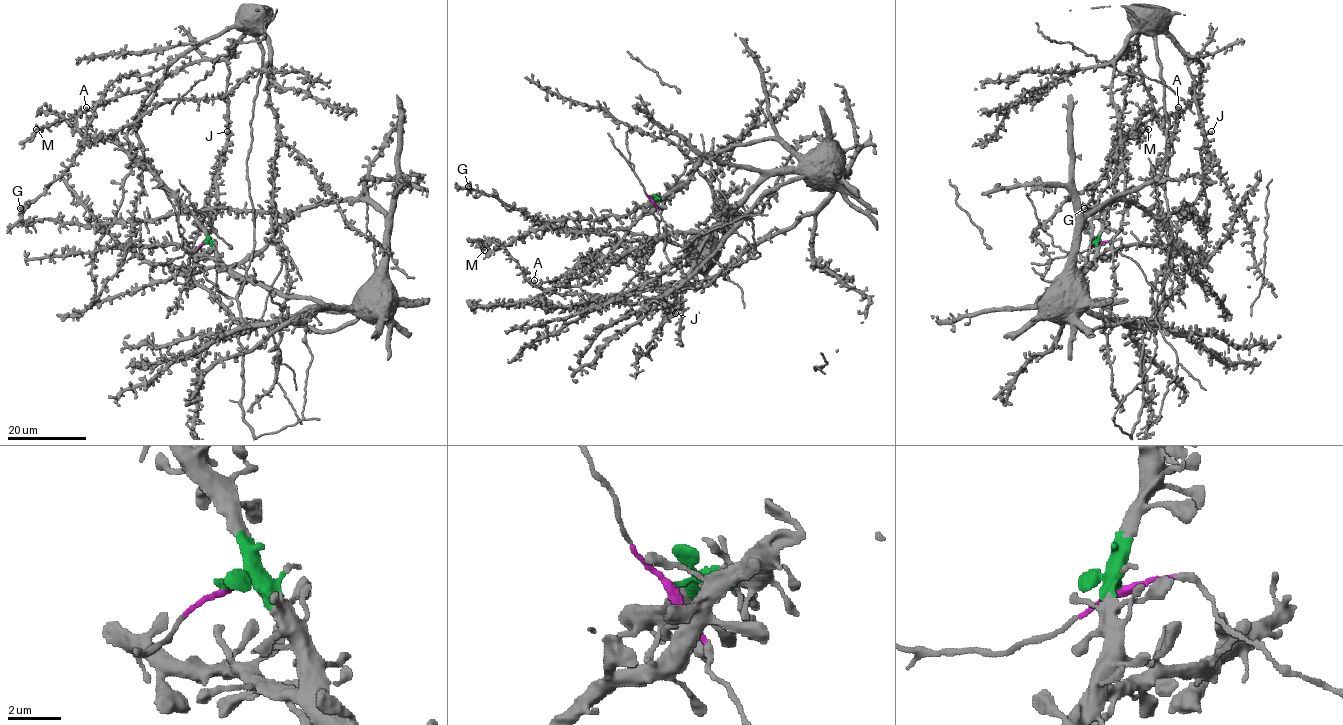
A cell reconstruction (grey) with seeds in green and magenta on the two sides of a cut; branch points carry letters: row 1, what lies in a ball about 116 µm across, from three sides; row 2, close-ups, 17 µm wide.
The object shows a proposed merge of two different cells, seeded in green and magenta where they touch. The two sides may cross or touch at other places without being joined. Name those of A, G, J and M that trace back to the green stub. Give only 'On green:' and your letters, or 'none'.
On green: none

